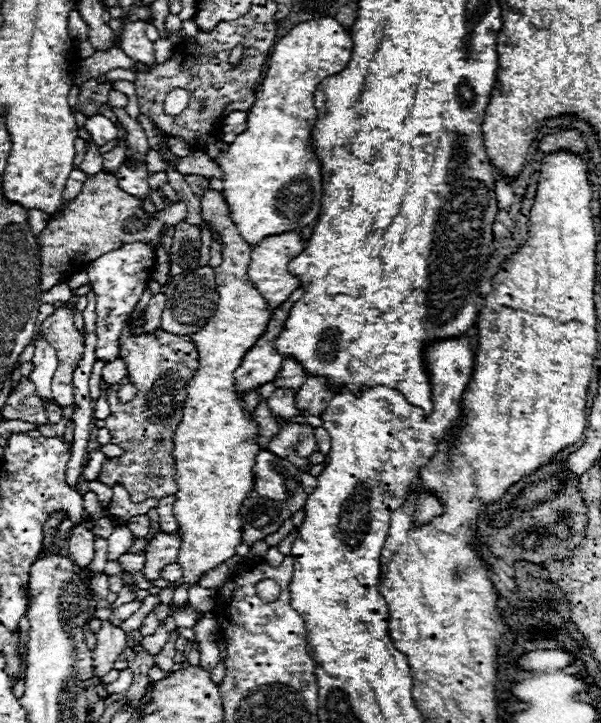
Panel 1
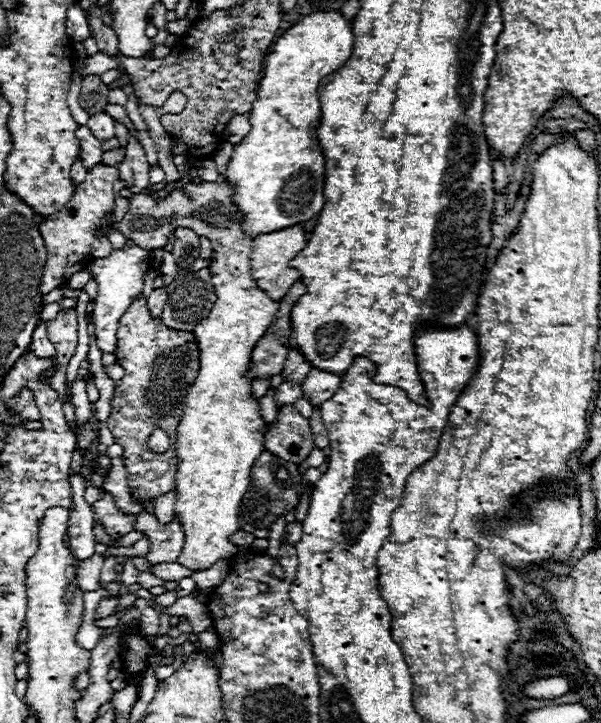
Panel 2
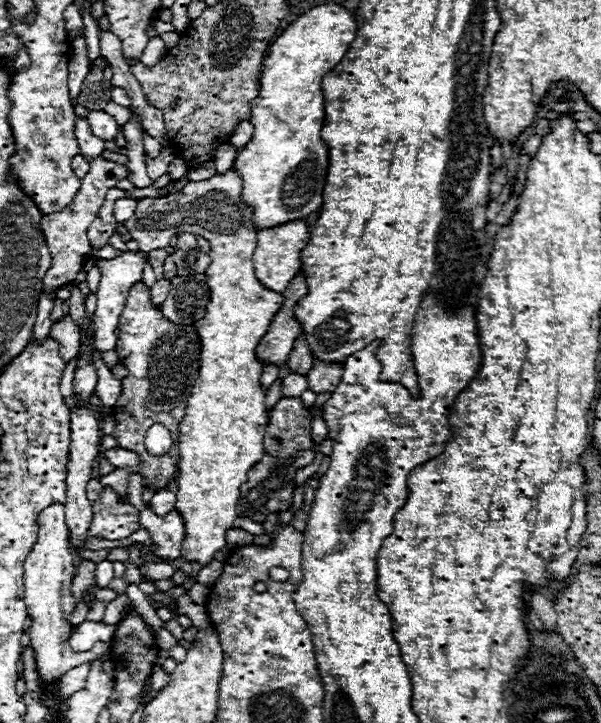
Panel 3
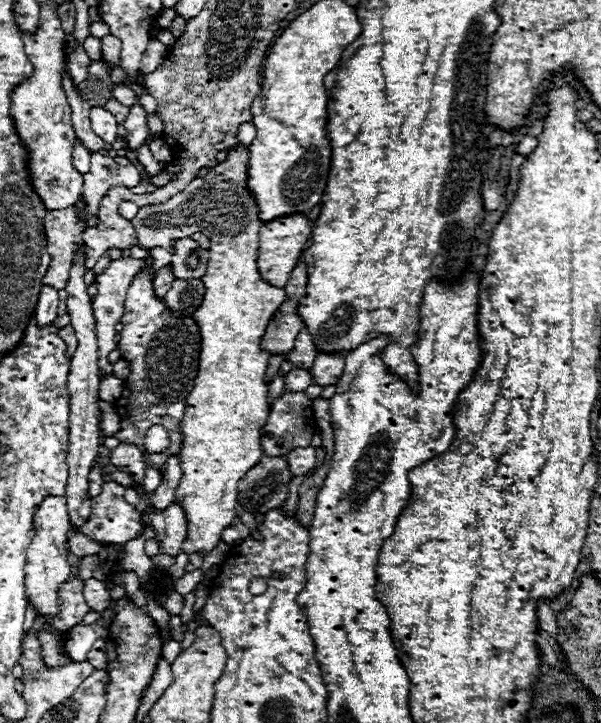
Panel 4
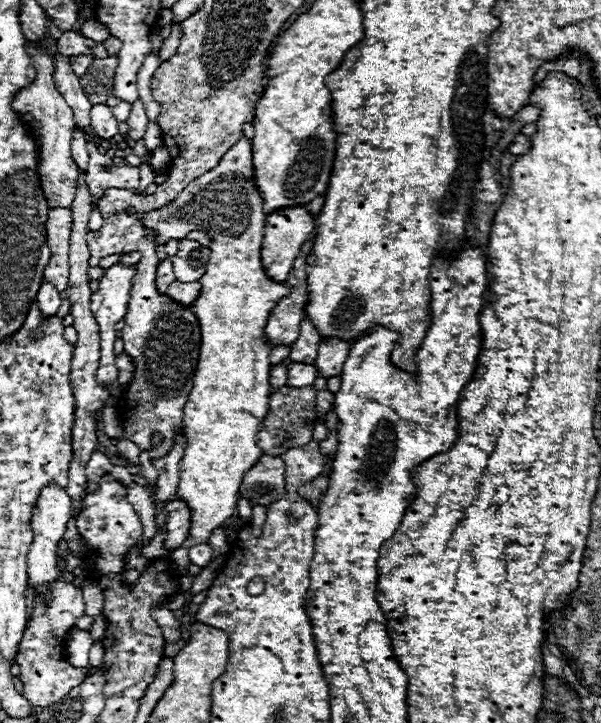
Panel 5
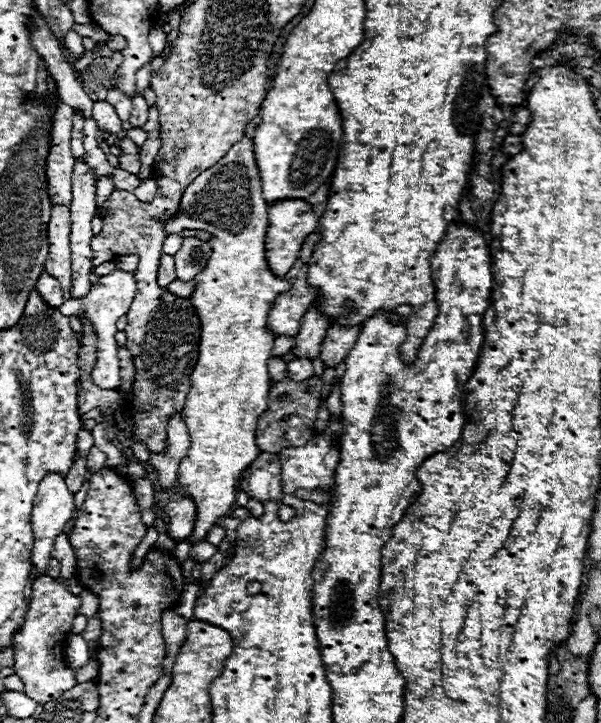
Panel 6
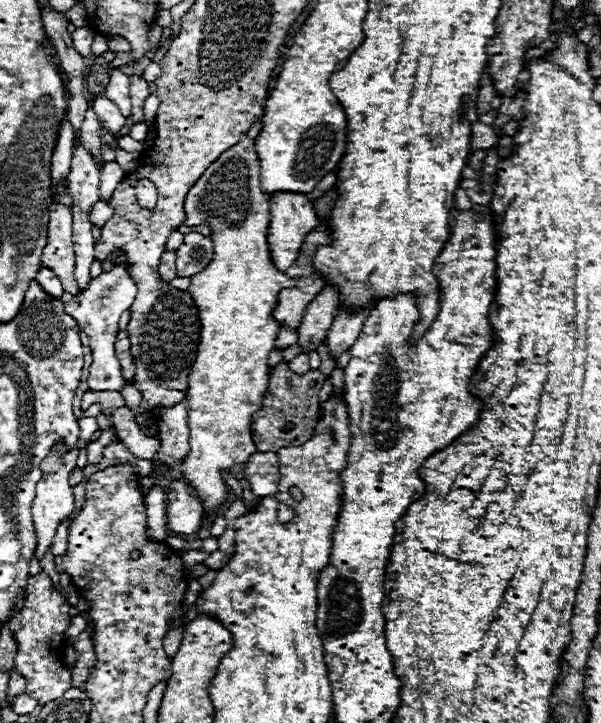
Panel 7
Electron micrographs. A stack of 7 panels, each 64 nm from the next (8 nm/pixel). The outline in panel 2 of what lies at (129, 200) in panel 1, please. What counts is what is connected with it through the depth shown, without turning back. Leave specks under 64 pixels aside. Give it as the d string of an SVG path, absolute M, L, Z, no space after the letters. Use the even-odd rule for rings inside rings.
M96 164L86 176L86 180L76 188L72 200L58 212L44 216L40 224L40 234L46 244L48 262L44 266L40 292L48 294L54 288L66 286L66 282L80 270L86 270L86 266L96 258L106 258L112 254L112 246L108 242L108 232L100 238L94 236L96 226L104 218L112 218L112 206L114 206L114 182L116 182L116 166L108 164ZM200 182L200 184L186 184L180 190L174 190L166 198L154 200L152 196L136 194L130 198L130 212L120 222L120 232L134 240L144 250L156 250L164 248L176 228L192 228L198 232L198 236L206 236L212 242L213 260L209 265L212 274L212 284L216 288L216 304L212 306L212 312L204 322L200 322L194 328L194 336L198 340L200 348L200 372L194 380L194 384L188 390L184 416L180 420L178 432L176 432L176 454L178 454L178 474L176 474L176 518L182 524L184 530L184 548L180 554L180 564L190 568L192 572L210 568L214 562L222 558L232 558L238 548L230 544L230 534L240 530L238 524L238 508L240 500L246 494L246 488L250 484L250 468L264 452L262 440L266 430L266 422L260 416L260 400L252 398L252 380L248 376L250 372L250 356L252 348L258 344L258 340L264 336L268 326L272 324L280 302L272 300L264 290L258 288L256 280L252 278L250 270L250 254L252 254L252 238L244 234L242 230L242 214L238 208L234 208L232 194L236 194L236 186L230 186L226 182Z

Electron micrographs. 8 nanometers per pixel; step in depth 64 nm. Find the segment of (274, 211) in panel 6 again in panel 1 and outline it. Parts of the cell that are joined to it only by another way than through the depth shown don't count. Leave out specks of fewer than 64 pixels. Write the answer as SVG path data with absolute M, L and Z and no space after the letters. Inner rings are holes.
M288 232L288 234L280 234L280 236L266 236L260 244L256 244L252 248L248 276L250 276L252 284L262 292L262 296L268 300L270 308L278 308L300 286L298 276L288 272L288 262L292 258L296 258L302 250L304 250L304 240L300 238L298 232Z

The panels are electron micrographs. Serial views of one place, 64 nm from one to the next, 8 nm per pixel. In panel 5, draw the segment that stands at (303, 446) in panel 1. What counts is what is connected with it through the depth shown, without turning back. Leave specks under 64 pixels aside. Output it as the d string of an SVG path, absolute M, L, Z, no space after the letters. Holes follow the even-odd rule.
M282 386L270 394L268 404L270 404L268 416L262 420L260 432L256 436L256 442L264 454L280 456L286 450L304 446L312 440L312 430L316 424L316 390L314 390L314 386L308 386L308 388Z

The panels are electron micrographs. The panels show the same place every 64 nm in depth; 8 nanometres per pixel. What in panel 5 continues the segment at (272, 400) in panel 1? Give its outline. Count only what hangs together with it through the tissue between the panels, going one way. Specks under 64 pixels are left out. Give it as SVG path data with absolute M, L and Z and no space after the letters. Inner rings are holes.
M290 364L288 366L288 384L294 388L308 386L316 378L316 368L312 364Z

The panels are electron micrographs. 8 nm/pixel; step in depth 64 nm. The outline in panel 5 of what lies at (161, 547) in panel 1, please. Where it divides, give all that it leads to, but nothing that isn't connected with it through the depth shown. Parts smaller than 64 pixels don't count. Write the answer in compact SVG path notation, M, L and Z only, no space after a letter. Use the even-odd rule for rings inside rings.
M170 500L156 516L158 526L166 532L164 546L168 550L176 550L190 534L192 514L190 508L182 500Z

